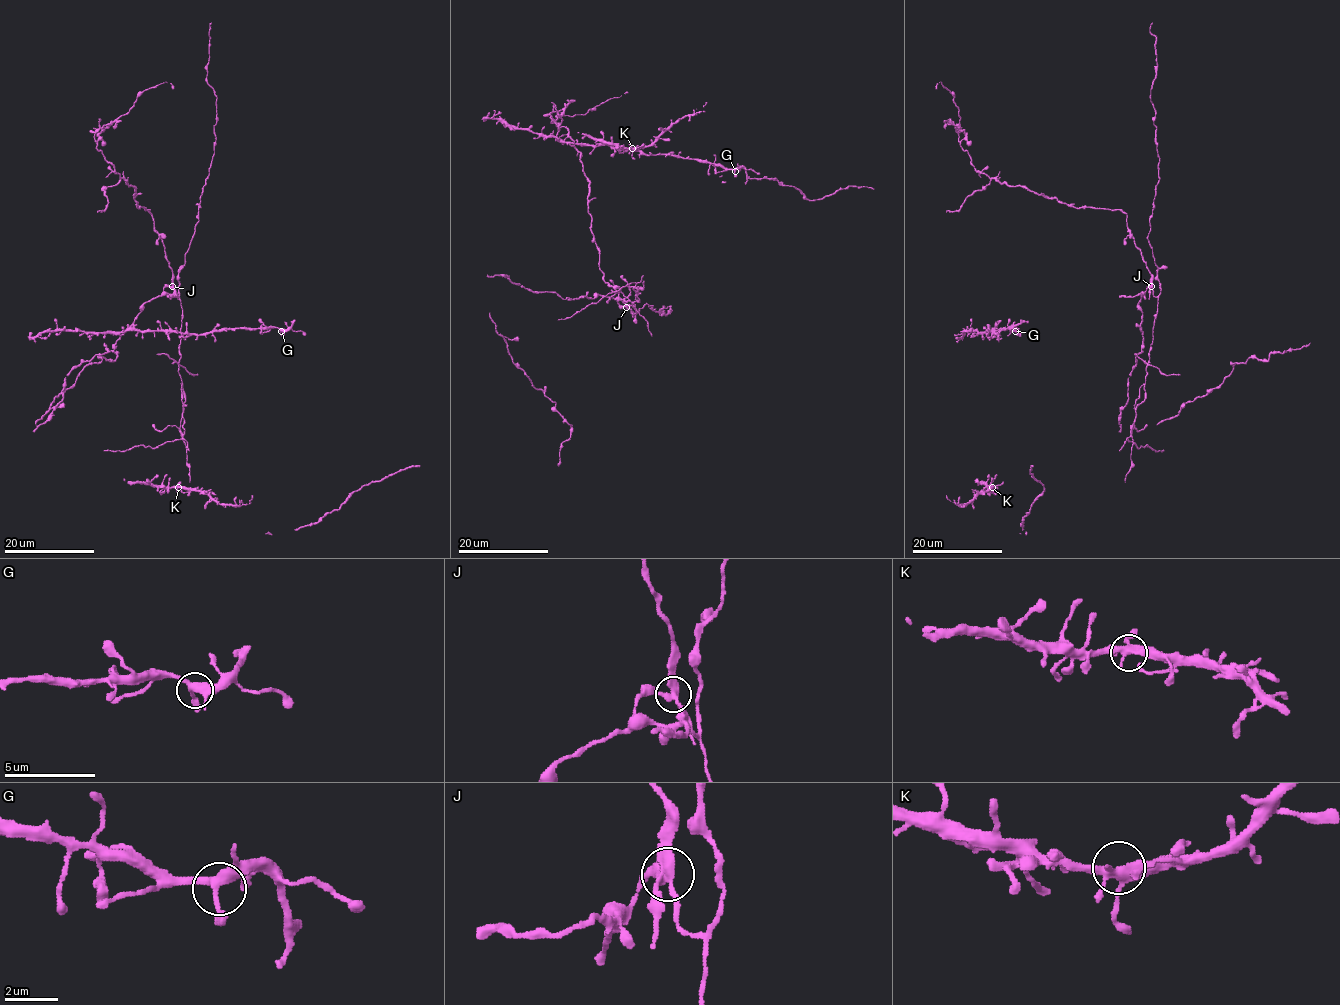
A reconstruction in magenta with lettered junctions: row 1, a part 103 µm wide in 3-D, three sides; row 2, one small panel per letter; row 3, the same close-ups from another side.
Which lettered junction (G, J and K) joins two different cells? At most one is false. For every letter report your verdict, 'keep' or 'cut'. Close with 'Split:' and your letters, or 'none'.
G: keep
J: cut
K: keep
Split: J

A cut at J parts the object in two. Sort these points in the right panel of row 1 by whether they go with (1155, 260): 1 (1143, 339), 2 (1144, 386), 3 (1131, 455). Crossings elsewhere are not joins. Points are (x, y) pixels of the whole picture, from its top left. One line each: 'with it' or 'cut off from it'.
1: cut off from it
2: with it
3: with it

